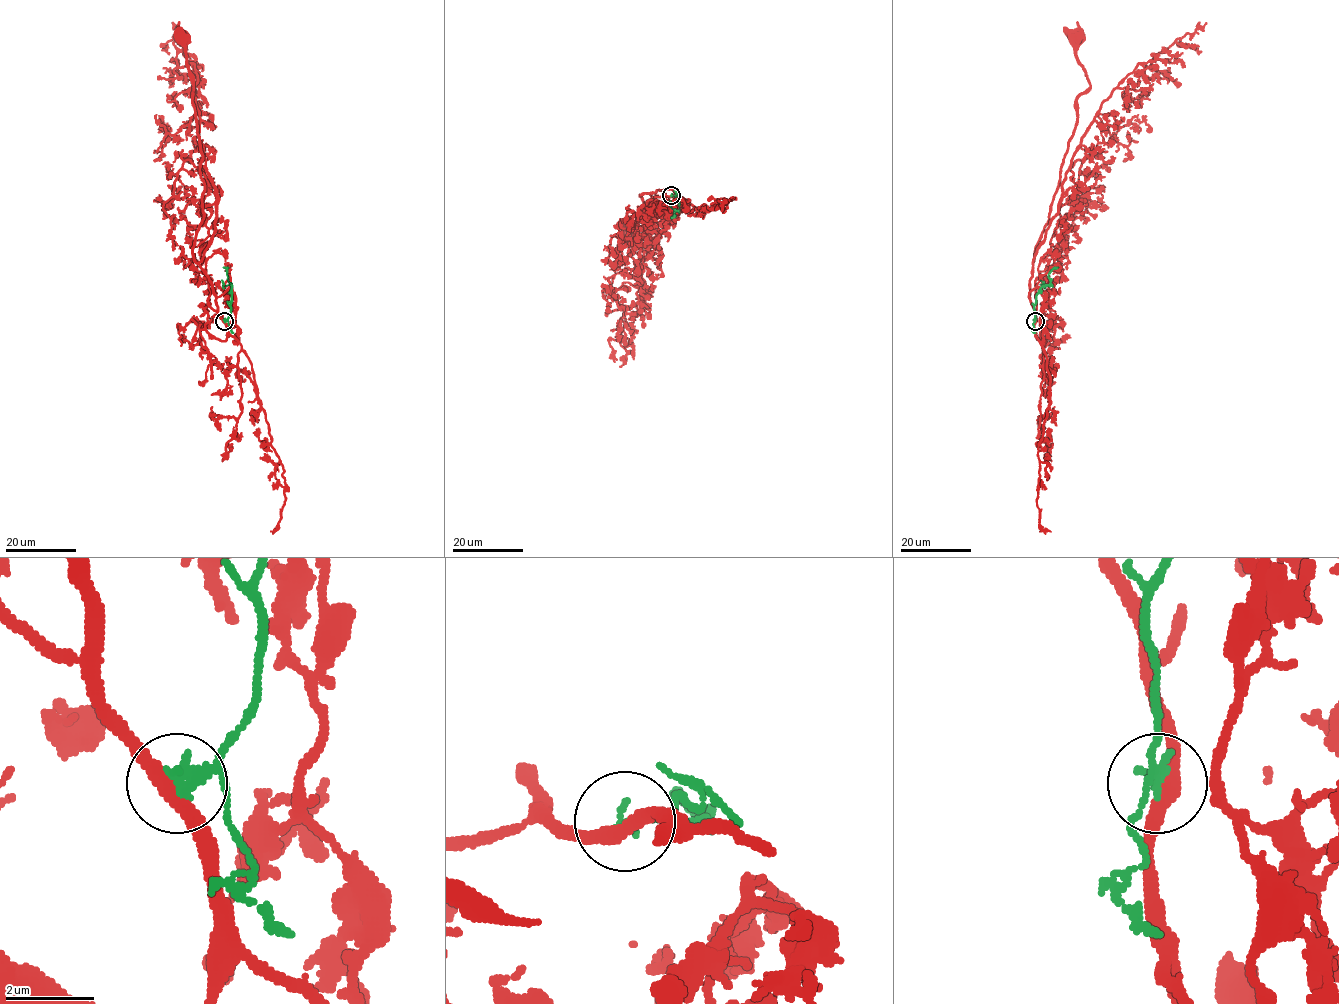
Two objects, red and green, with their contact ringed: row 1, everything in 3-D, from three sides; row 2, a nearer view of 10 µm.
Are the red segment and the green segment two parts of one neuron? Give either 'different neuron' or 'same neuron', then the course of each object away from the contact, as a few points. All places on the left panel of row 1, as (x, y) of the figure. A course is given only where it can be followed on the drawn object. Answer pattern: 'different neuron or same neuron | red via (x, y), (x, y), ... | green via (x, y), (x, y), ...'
different neuron | red via (224, 321), (218, 314), (213, 284), (192, 252), (203, 220), (204, 182), (193, 80), (180, 38) | green via (224, 321), (230, 314), (231, 285), (223, 267)

